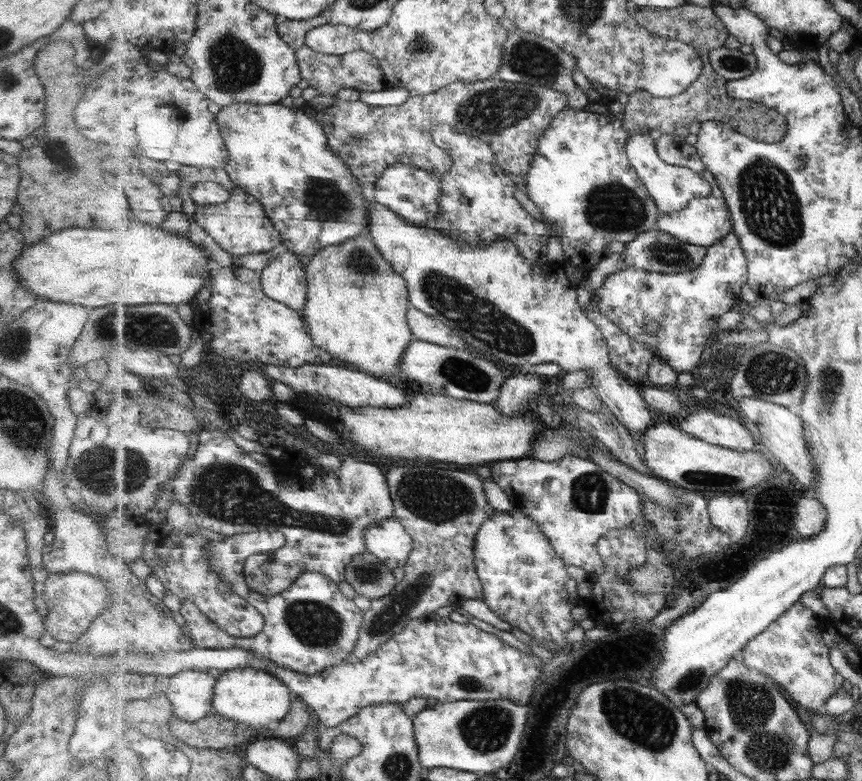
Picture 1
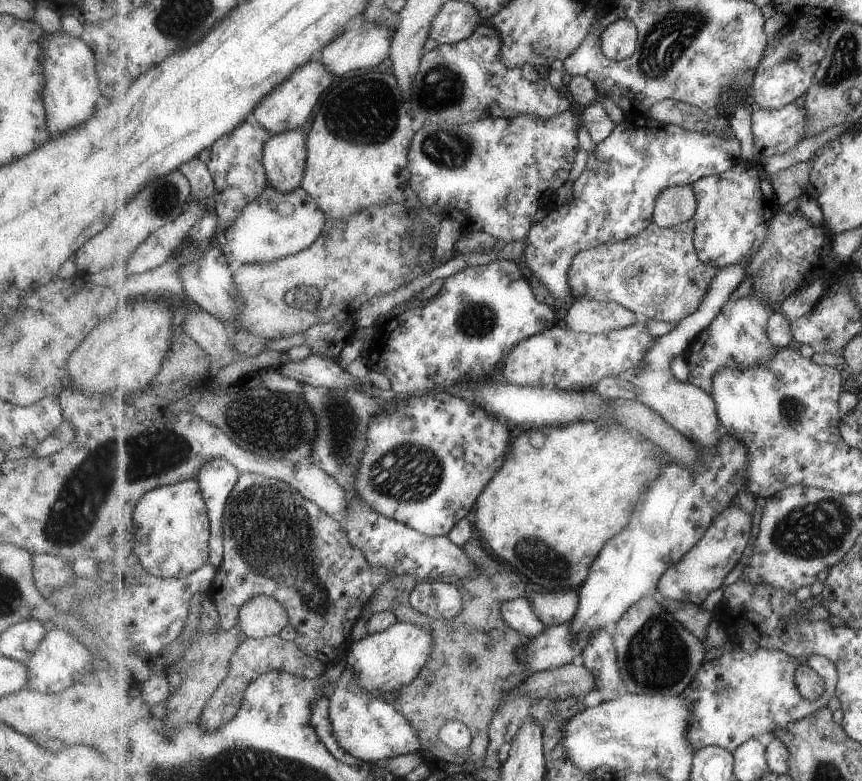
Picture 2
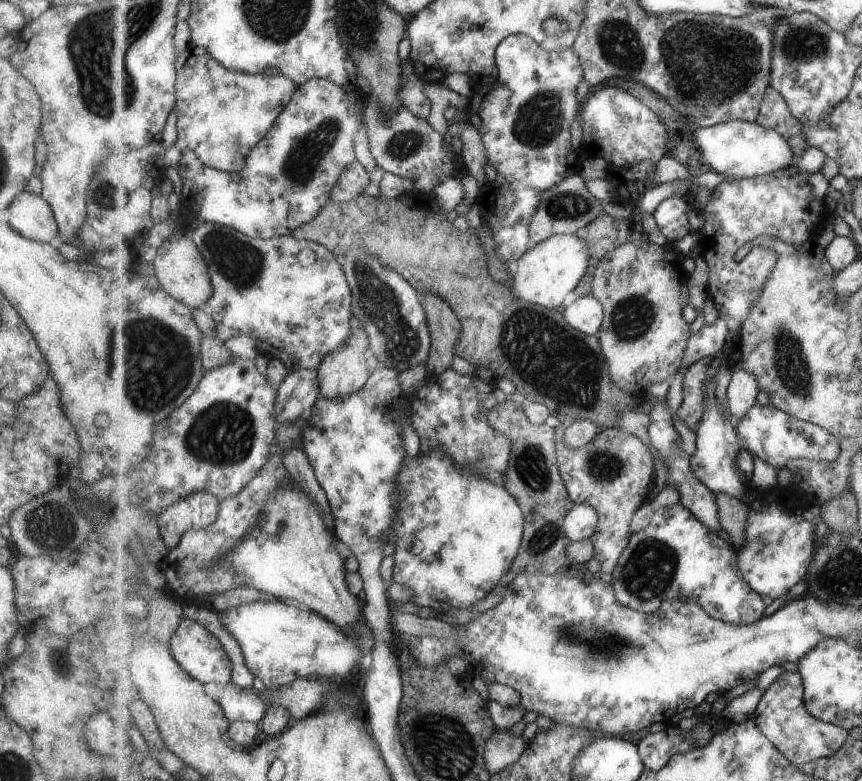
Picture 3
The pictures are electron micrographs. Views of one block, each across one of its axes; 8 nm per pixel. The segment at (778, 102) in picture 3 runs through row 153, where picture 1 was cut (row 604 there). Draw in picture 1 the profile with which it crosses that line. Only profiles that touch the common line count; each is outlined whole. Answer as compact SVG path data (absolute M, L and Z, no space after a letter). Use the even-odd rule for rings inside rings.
M797 601L784 616L749 642L741 653L749 667L765 671L784 688L793 702L813 712L823 704L825 706L828 698L835 696L845 682L829 660L829 646L824 642L822 623L811 608Z

